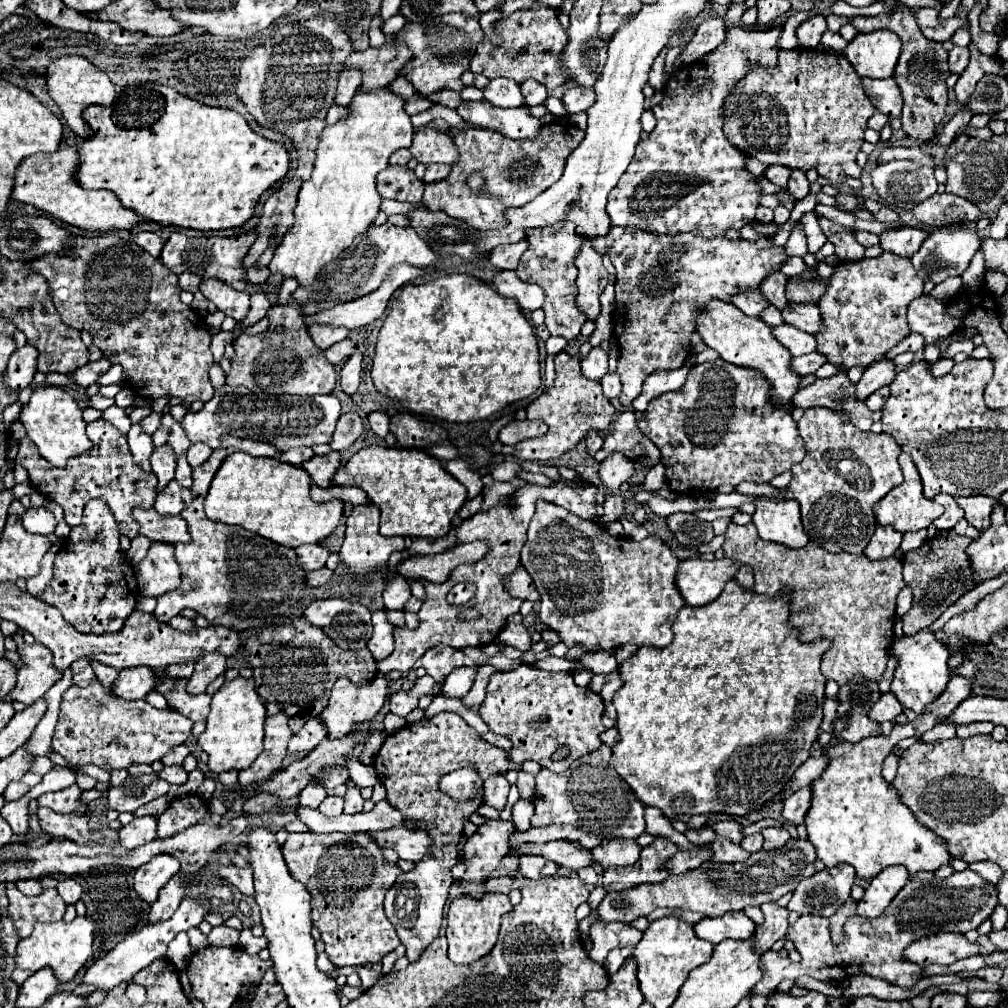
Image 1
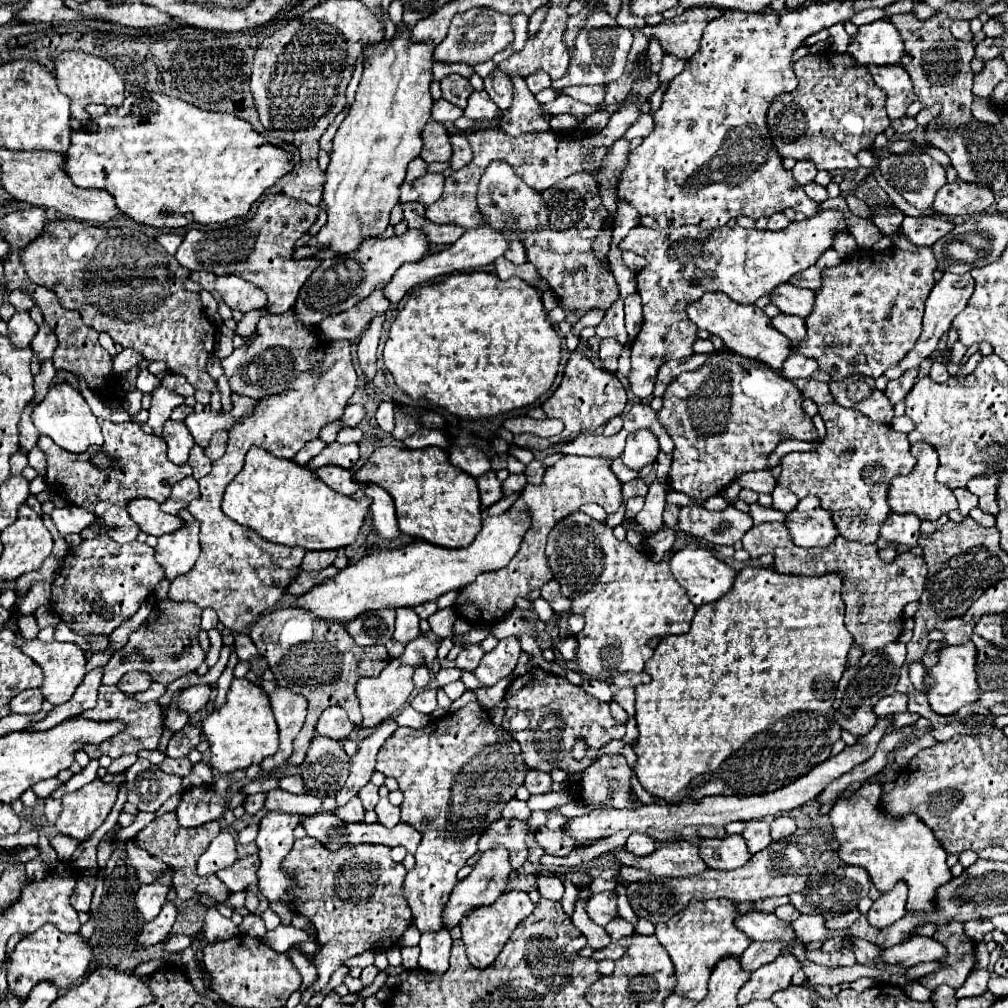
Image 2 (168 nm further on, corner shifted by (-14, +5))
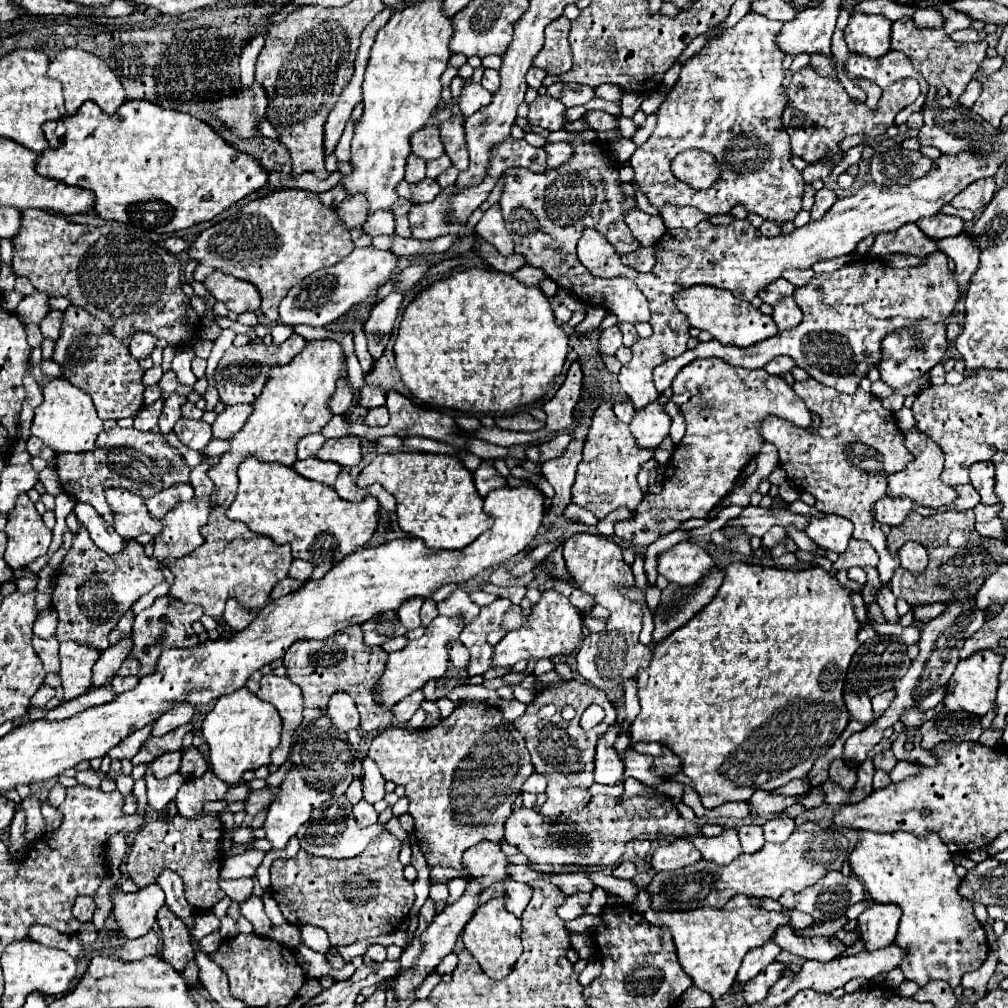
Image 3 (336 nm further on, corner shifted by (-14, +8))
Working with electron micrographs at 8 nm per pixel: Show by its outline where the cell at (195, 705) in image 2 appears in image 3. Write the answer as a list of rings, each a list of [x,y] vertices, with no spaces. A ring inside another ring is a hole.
[[[176,705],[174,709],[166,711],[166,713],[154,723],[150,735],[152,735],[152,737],[162,737],[162,735],[166,735],[170,729],[176,729],[176,727],[180,727],[180,725],[190,723],[192,715],[194,715],[194,707],[192,707],[192,705]]]

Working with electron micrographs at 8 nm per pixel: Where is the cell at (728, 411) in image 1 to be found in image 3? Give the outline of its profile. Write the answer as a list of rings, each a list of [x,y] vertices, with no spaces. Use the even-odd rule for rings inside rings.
[[[718,357],[694,359],[672,381],[672,389],[672,401],[680,405],[688,427],[666,465],[664,489],[654,497],[644,497],[636,519],[620,519],[614,523],[616,535],[636,547],[648,547],[658,537],[680,529],[688,519],[708,517],[734,489],[748,461],[760,453],[764,441],[756,425],[764,415],[774,413],[800,427],[812,423],[806,405],[782,377],[770,375],[764,369],[732,367]]]

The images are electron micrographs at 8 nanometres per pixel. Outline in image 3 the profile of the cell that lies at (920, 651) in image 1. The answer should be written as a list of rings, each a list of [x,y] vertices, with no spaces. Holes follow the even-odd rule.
[[[982,651],[974,653],[974,657],[968,657],[966,661],[960,661],[952,679],[948,681],[948,693],[944,697],[944,705],[948,711],[966,711],[974,717],[984,717],[988,711],[996,707],[996,691],[998,691],[998,675],[1004,655],[994,651]]]

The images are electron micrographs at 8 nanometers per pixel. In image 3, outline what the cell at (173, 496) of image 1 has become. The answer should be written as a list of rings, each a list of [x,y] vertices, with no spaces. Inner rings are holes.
[[[182,483],[182,485],[174,485],[170,489],[164,489],[160,493],[156,493],[154,497],[150,499],[144,499],[144,505],[148,507],[150,515],[154,519],[164,519],[164,515],[180,501],[186,501],[194,497],[194,489],[190,483]]]

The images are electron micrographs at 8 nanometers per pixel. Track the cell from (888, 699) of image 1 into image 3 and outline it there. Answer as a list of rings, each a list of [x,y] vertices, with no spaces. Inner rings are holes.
[[[886,691],[886,693],[880,693],[880,695],[876,695],[876,697],[872,699],[874,713],[876,713],[876,715],[884,713],[884,711],[890,707],[890,703],[892,703],[892,701],[894,701],[894,691]]]

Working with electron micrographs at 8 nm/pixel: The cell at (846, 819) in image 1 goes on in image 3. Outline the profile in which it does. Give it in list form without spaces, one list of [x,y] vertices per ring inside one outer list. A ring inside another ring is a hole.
[[[860,831],[860,841],[856,849],[850,853],[850,867],[852,873],[858,879],[862,879],[874,903],[892,903],[902,909],[902,919],[894,943],[906,951],[906,957],[898,965],[900,971],[906,975],[906,979],[914,981],[920,987],[936,979],[942,979],[952,987],[958,987],[964,973],[974,971],[984,963],[990,951],[986,933],[982,929],[982,923],[974,917],[972,903],[958,893],[962,879],[954,871],[956,865],[952,861],[952,853],[948,851],[948,847],[942,843],[938,835],[918,839],[912,833],[902,833],[902,831],[896,833]]]

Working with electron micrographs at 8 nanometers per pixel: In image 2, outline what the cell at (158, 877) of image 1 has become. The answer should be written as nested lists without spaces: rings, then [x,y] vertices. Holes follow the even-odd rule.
[[[172,872],[160,874],[158,880],[154,880],[152,884],[140,884],[136,892],[136,908],[146,922],[150,922],[160,914],[160,908],[166,902],[170,888],[172,888]]]

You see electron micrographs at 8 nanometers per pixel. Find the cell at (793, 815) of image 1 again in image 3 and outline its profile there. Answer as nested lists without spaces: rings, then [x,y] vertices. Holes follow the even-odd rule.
[[[886,749],[886,751],[878,753],[876,759],[874,759],[874,767],[876,767],[876,769],[884,769],[884,771],[892,771],[896,763],[898,763],[898,759],[894,757],[892,749]]]

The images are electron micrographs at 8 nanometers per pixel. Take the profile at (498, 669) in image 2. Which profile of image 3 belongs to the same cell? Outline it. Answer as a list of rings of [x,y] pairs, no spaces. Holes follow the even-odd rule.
[[[544,589],[540,601],[534,605],[534,623],[528,623],[520,629],[512,629],[496,647],[494,647],[494,667],[512,667],[518,661],[530,659],[554,659],[560,655],[570,655],[578,649],[582,639],[582,615],[566,595],[556,589]]]

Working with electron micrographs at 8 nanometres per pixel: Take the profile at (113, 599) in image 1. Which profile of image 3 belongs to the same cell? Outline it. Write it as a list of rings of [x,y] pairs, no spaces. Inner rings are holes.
[[[78,527],[72,547],[60,565],[52,593],[52,605],[60,621],[54,633],[56,641],[90,641],[92,645],[98,645],[98,649],[106,649],[108,635],[118,625],[118,619],[136,603],[140,595],[148,593],[162,581],[164,575],[158,561],[146,557],[144,547],[136,541],[128,541],[126,553],[110,557],[90,541],[84,527]]]

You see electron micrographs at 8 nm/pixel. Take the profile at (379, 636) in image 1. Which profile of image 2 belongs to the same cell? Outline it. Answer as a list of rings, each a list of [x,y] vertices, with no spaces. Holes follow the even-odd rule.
[[[398,608],[396,610],[396,630],[394,630],[392,640],[402,642],[402,644],[414,640],[420,634],[418,622],[420,618],[412,608]]]

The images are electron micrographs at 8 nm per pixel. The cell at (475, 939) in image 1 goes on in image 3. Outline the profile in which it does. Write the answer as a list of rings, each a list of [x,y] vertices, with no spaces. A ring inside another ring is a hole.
[[[502,897],[490,899],[488,903],[480,905],[474,911],[474,917],[466,923],[466,927],[462,931],[462,941],[464,941],[464,947],[468,949],[468,953],[478,961],[478,965],[482,967],[482,971],[488,977],[502,979],[514,969],[518,957],[522,955],[520,919],[514,917],[510,911],[506,911]]]

